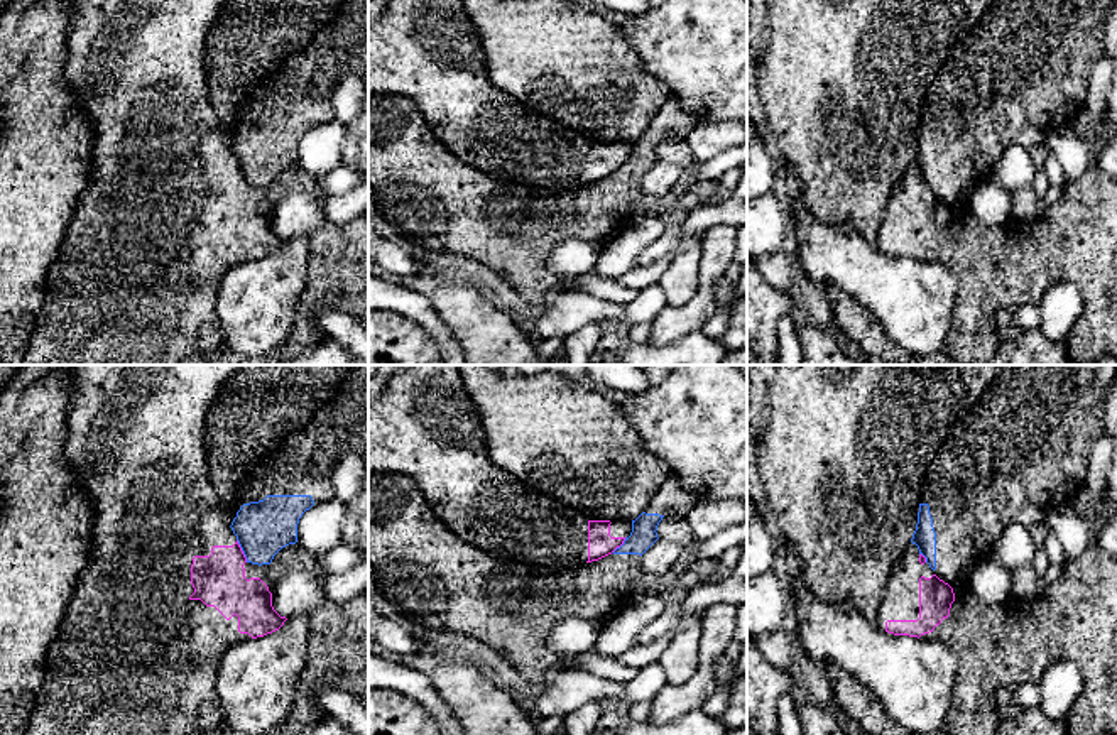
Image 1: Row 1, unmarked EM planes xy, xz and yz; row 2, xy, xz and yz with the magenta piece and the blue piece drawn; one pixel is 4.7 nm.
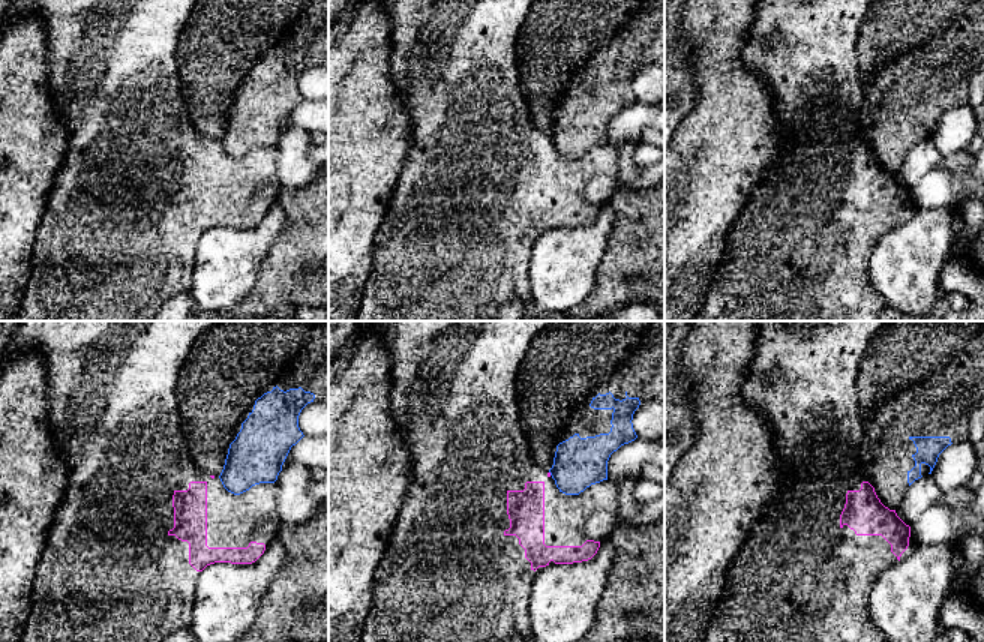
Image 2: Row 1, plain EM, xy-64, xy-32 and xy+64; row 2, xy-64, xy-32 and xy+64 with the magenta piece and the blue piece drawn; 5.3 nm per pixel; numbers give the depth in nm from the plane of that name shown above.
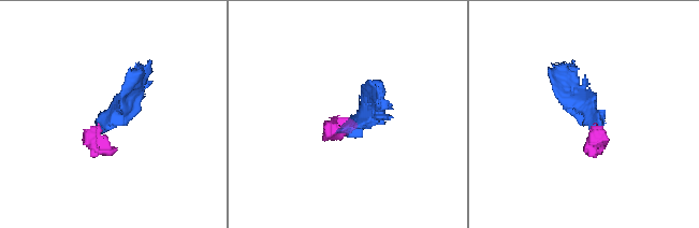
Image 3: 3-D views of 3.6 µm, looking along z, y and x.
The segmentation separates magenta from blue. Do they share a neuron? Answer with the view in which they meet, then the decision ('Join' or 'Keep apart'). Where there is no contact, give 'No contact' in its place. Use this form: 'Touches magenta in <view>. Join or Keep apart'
Touches magenta in xy. Keep apart

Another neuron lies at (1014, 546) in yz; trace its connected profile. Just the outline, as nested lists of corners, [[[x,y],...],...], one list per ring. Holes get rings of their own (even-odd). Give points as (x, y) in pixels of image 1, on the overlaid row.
[[[1014,520],[1004,527],[989,558],[1014,571],[1017,566],[1034,563],[1036,547],[1027,527]]]

